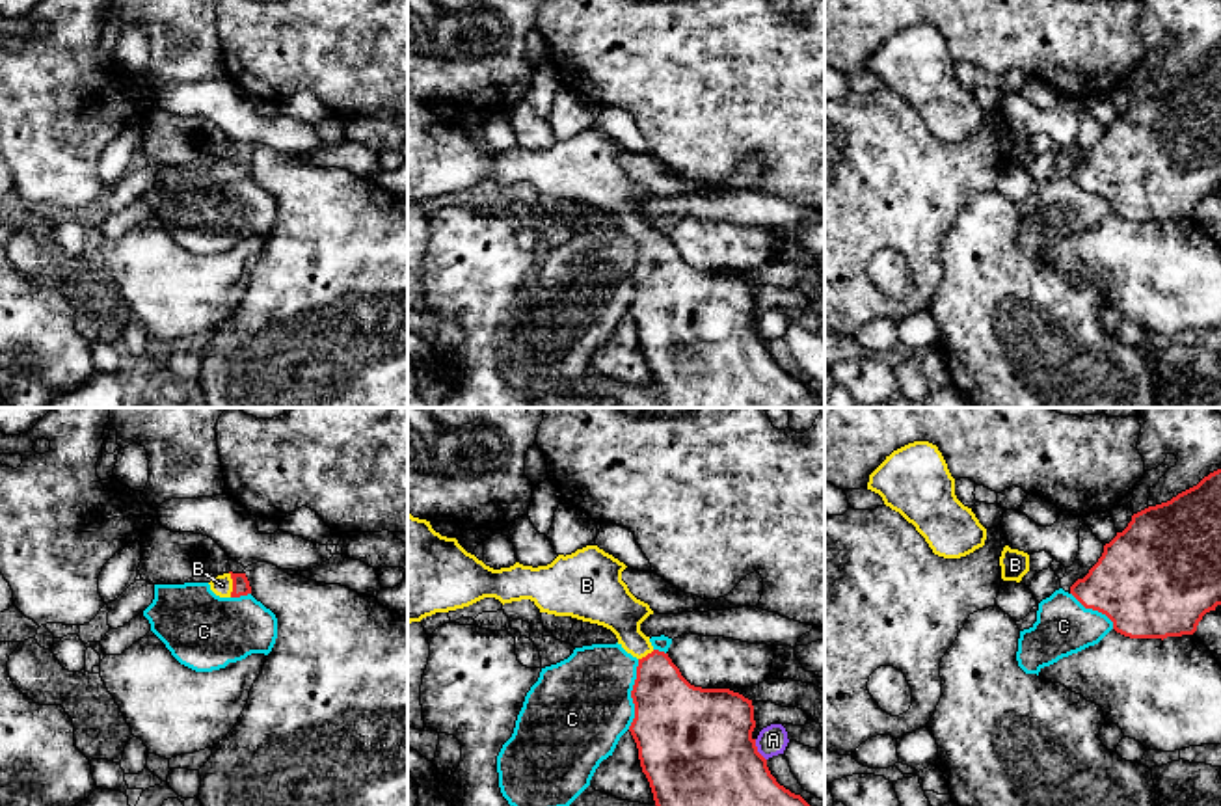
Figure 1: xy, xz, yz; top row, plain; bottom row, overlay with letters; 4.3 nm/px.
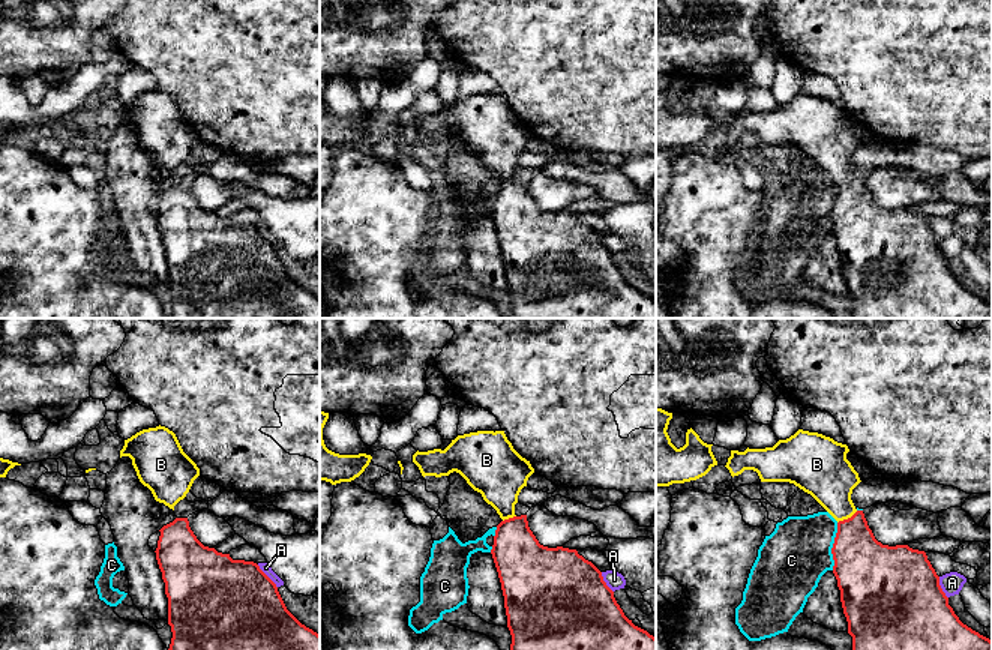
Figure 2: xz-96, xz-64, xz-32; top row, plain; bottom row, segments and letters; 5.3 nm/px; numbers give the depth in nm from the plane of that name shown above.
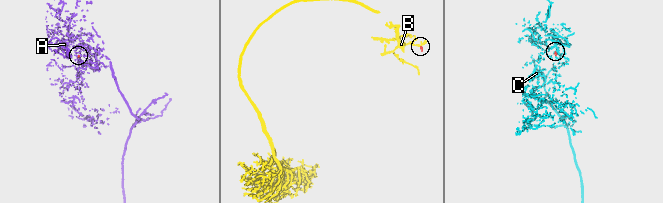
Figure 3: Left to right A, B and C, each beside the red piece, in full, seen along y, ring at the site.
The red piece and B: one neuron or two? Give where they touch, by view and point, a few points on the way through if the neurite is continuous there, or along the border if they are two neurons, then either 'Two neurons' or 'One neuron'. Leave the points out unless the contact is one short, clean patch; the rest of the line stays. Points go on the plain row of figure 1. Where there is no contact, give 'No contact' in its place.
Touches red at xy (233, 168). Path across: xy (241, 168), (233, 168), (222, 168). One neuron

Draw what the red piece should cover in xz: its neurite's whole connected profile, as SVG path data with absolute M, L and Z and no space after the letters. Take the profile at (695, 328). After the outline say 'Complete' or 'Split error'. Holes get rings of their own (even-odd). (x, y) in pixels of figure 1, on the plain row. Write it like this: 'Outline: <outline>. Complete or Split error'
Outline: M408 95L408 207L436 195L469 190L484 181L503 188L530 182L540 195L571 199L610 212L618 227L638 242L631 274L635 302L629 315L638 331L661 408L823 408L821 398L776 365L758 335L752 283L730 272L691 268L668 236L651 229L640 207L653 197L622 164L627 149L597 128L558 138L547 149L493 153L467 136L456 121L436 115L426 102Z. Split error

